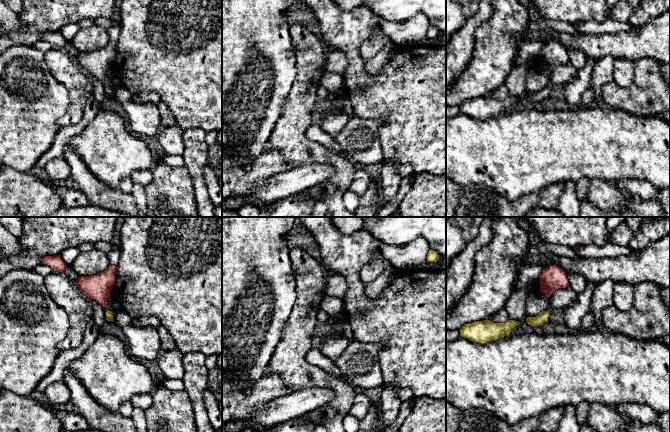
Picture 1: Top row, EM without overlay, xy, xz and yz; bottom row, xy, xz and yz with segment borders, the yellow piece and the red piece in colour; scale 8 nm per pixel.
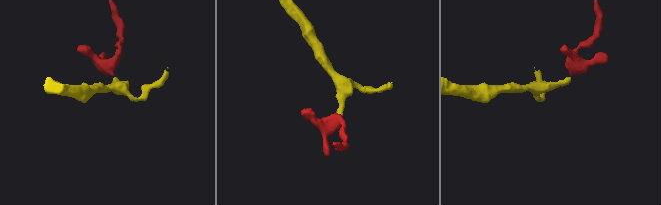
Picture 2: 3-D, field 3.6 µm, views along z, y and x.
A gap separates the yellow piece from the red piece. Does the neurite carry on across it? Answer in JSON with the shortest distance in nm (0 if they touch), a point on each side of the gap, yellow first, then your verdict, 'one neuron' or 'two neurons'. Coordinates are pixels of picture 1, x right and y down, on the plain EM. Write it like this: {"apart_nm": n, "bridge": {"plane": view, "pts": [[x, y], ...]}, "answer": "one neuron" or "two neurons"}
{"apart_nm": 20, "bridge": {"plane": "xy", "pts": [[107, 86], [106, 84]]}, "answer": "one neuron"}

